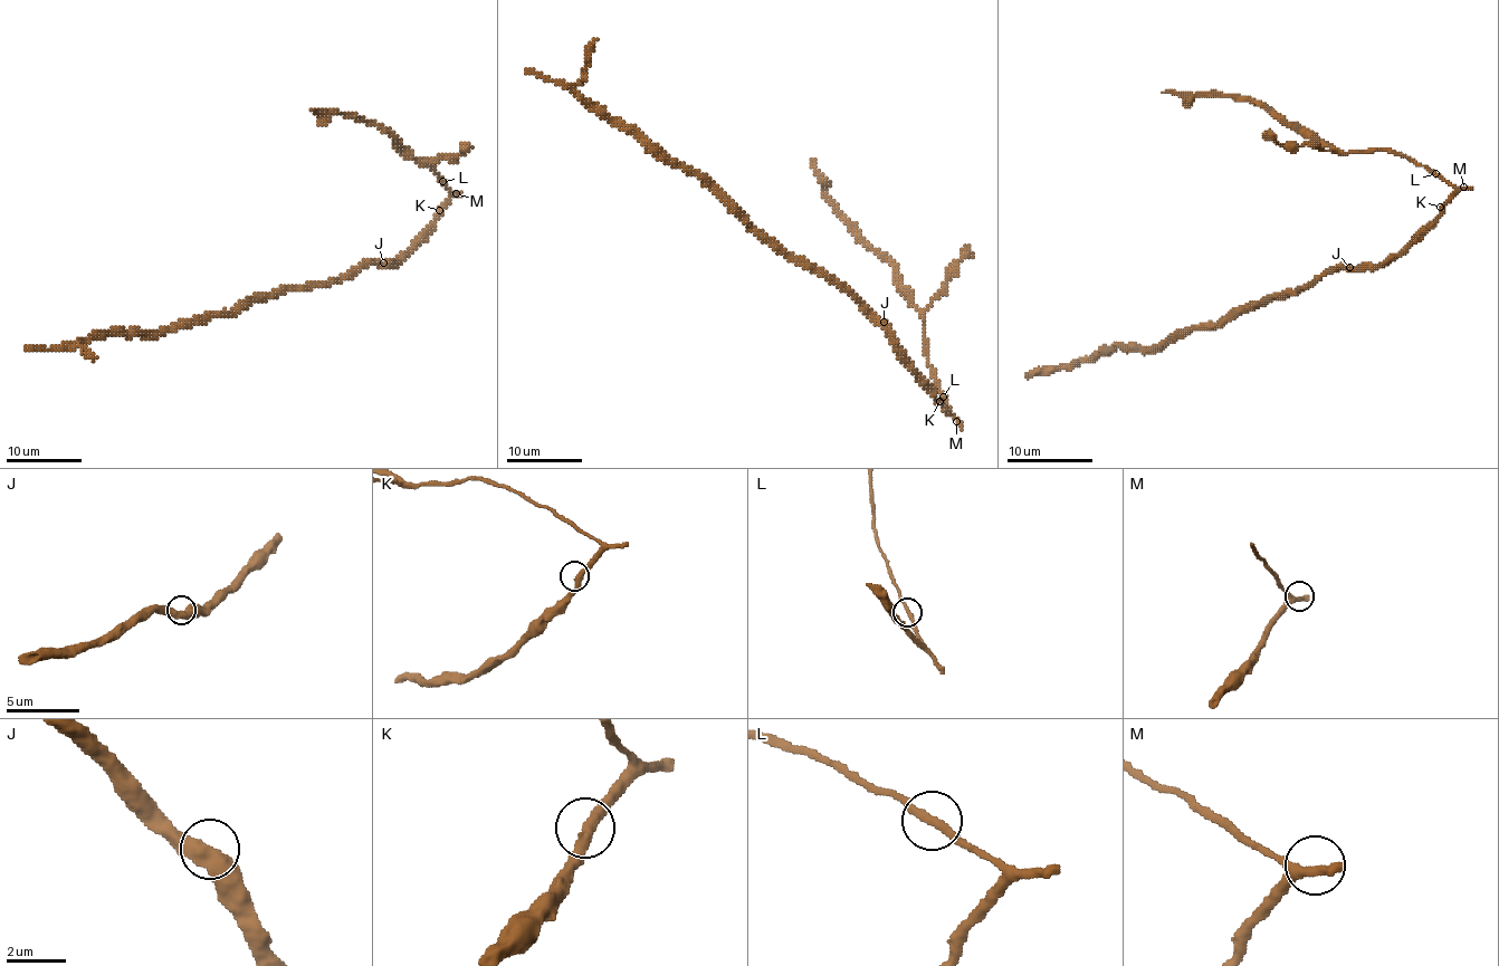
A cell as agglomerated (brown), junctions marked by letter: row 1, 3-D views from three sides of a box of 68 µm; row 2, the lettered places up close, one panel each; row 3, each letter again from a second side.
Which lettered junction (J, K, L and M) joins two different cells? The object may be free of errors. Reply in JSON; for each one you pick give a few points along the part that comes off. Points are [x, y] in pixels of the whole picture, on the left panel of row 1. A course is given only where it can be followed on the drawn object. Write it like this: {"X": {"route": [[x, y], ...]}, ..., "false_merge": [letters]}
{"false_merge": []}

